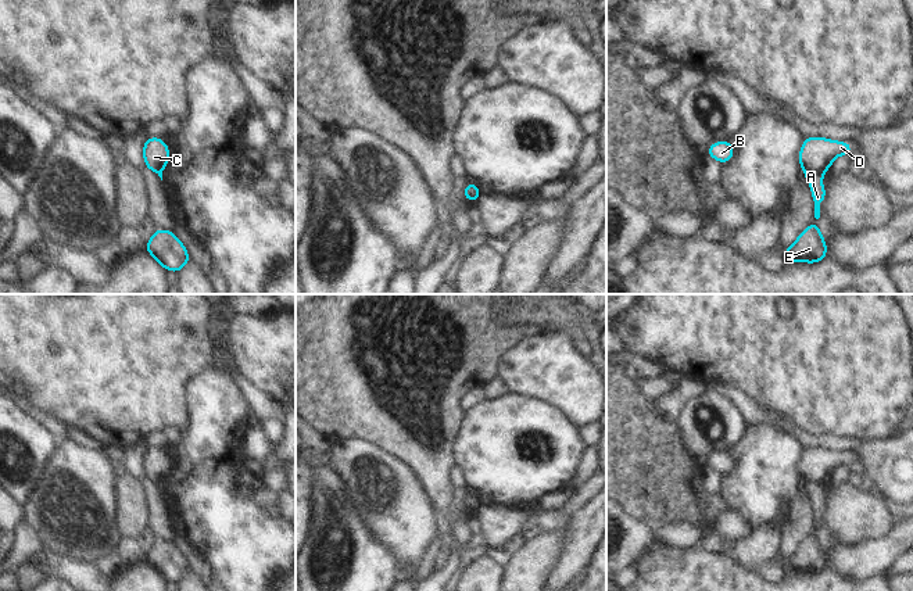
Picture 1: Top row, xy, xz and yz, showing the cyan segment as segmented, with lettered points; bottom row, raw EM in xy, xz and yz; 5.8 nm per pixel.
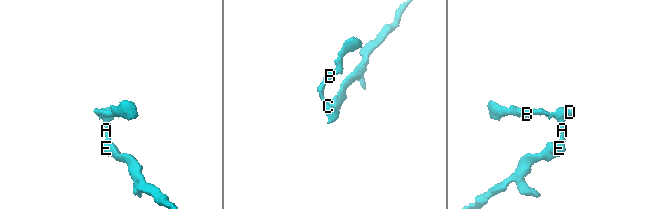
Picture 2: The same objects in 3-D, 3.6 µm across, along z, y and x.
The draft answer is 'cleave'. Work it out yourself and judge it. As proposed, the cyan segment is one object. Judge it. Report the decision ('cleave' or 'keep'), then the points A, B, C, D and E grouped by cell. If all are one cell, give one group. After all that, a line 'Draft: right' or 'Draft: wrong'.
cleave | A E / B C D
Draft: right

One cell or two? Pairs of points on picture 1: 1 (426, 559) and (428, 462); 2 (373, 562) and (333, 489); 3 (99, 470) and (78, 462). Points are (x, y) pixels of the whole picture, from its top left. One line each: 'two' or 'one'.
1: two
2: one
3: one

